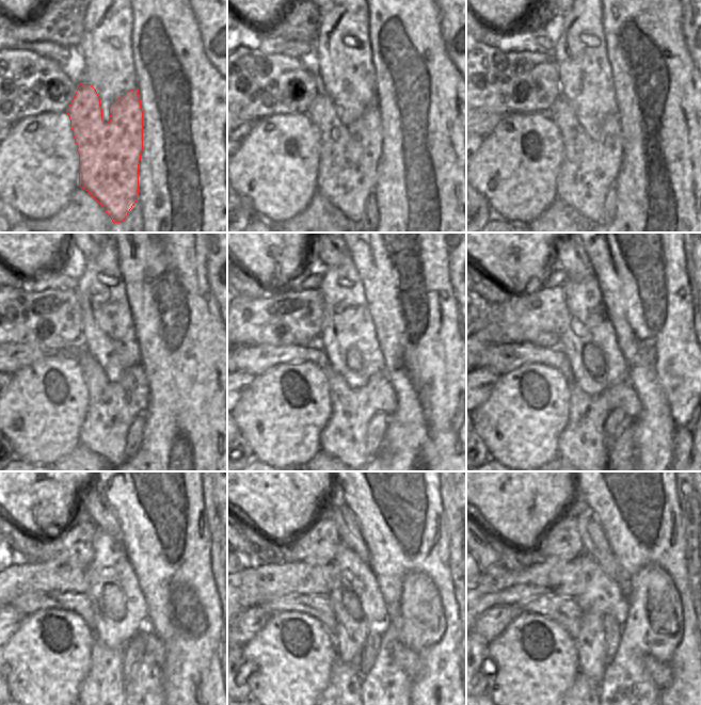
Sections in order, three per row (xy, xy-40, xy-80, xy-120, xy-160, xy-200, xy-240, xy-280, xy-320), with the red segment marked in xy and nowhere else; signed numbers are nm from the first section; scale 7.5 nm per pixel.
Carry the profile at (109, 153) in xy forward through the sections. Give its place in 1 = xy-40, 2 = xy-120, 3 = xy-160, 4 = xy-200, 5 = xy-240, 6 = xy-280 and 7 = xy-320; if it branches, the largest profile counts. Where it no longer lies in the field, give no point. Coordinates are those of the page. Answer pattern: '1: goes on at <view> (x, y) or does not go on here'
1: goes on at xy-40 (349, 154)
2: goes on at xy-120 (112, 407)
3: goes on at xy-160 (345, 435)
4: goes on at xy-200 (582, 443)
5: goes on at xy-240 (102, 688)
6: goes on at xy-280 (344, 688)
7: goes on at xy-320 (584, 688)

